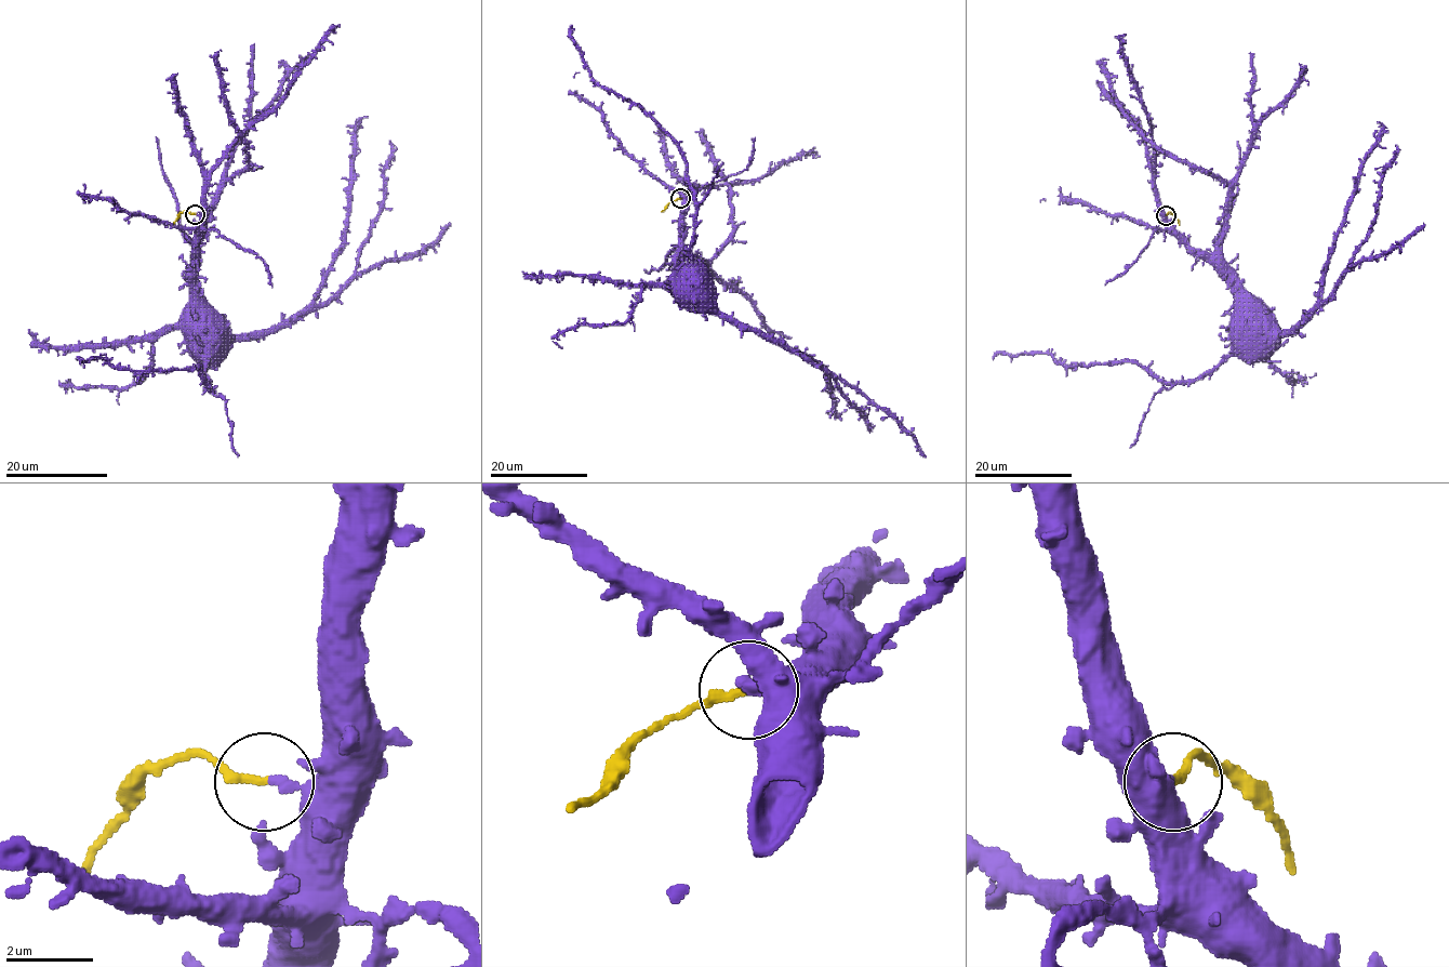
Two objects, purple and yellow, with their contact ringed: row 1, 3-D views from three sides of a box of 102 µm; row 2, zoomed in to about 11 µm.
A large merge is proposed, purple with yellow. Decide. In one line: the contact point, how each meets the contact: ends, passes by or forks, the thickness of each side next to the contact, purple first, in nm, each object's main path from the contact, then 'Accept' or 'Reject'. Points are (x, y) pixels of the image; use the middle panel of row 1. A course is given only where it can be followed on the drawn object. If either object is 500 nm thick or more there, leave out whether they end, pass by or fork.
Place: (680, 198). At the ring purple ends. At the ring yellow ends. Thickness 200 nm (purple) against 200 nm. Course of purple: (681, 198), (686, 198), (685, 268), (716, 309), (815, 361), (827, 372), (833, 408), (839, 414), (847, 409). Course of yellow: (680, 198), (661, 211). Reject

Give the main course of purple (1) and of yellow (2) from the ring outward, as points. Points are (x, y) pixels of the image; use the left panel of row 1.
1: (195, 214), (198, 292), (226, 329), (258, 334), (291, 320), (314, 297), (342, 241), (354, 136), (368, 116)
2: (194, 214), (184, 210), (173, 224)

